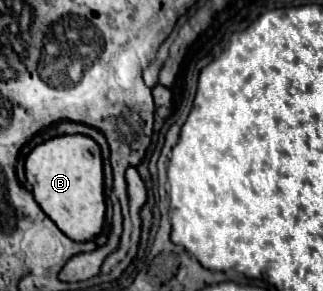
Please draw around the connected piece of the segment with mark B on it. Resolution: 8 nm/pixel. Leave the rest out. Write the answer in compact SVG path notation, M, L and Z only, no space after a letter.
M61 135L51 141L37 145L25 161L25 177L31 183L31 191L39 207L53 219L53 223L69 235L73 241L89 241L101 233L105 221L105 199L103 199L103 157L99 145L85 135Z

